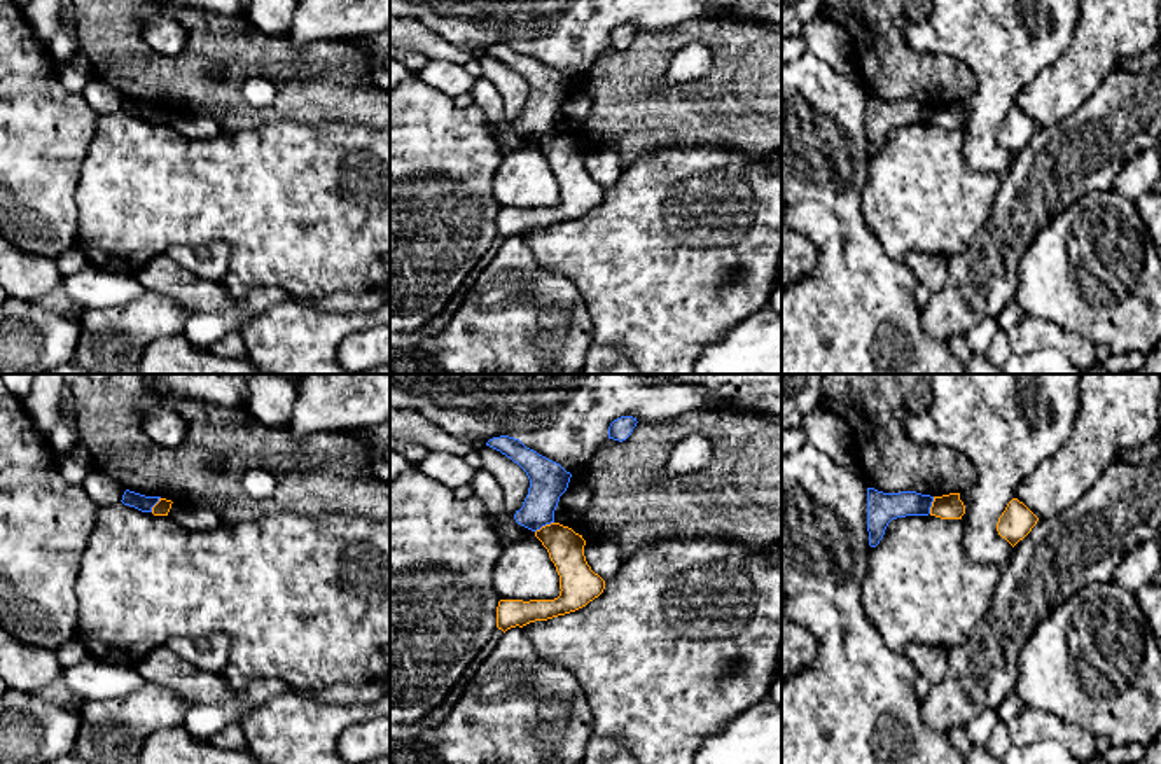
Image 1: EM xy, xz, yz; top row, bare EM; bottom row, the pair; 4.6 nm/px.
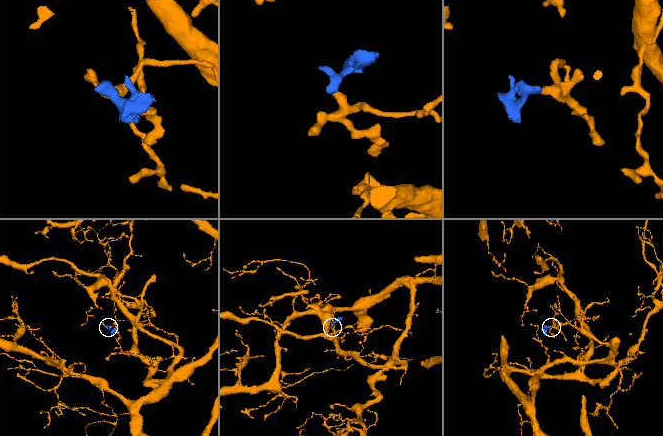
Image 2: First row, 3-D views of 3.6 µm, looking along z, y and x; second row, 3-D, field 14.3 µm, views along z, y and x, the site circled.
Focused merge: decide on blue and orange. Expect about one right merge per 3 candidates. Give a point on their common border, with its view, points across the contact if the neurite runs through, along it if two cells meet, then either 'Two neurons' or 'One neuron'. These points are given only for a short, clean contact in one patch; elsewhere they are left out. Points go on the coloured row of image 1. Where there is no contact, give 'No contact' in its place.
Touches blue at xz (544, 525). Boundary: xz (553, 521), (535, 532). Two neurons

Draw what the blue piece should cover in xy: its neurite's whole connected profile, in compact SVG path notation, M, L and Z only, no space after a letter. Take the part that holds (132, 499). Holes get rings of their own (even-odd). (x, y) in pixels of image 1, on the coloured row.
M126 490L121 502L142 512L152 512L152 507L159 502L159 498L161 497L145 497L145 495Z

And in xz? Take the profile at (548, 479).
M509 435L493 437L486 446L518 463L530 479L523 507L514 514L516 523L532 531L554 523L554 510L560 497L568 488L572 474L560 463L539 455L526 448L519 439Z

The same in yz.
M867 488L869 545L876 547L892 519L906 516L928 516L934 497L916 491L883 493Z

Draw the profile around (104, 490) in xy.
M96 469L87 472L80 486L100 509L119 504L126 491L119 481Z

